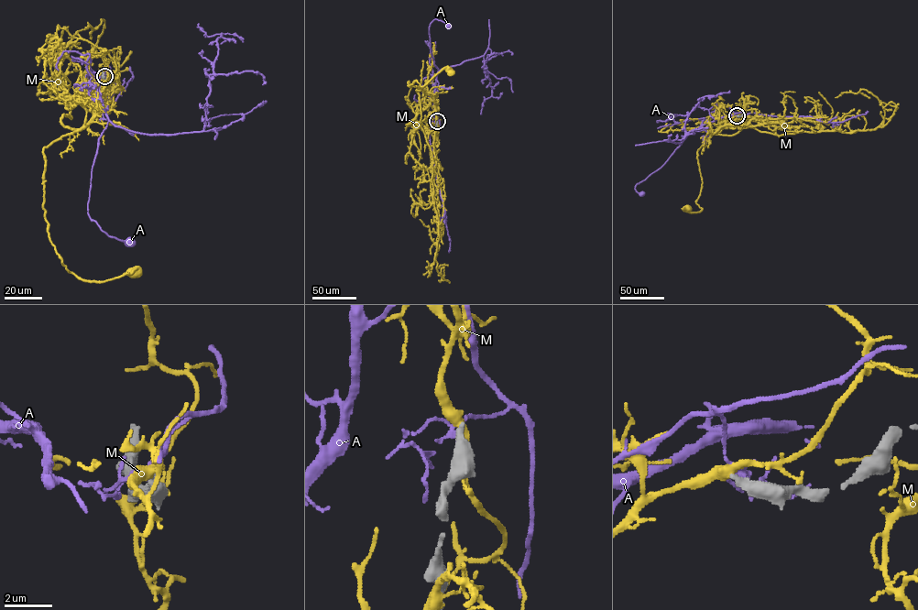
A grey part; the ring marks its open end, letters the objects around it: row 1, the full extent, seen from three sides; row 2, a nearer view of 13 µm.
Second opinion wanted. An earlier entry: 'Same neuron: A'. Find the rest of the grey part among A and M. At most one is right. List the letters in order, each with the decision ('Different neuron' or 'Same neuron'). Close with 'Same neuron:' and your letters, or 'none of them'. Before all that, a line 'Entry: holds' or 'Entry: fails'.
Entry: fails
A: Different neuron
M: Different neuron
Same neuron: none of them

